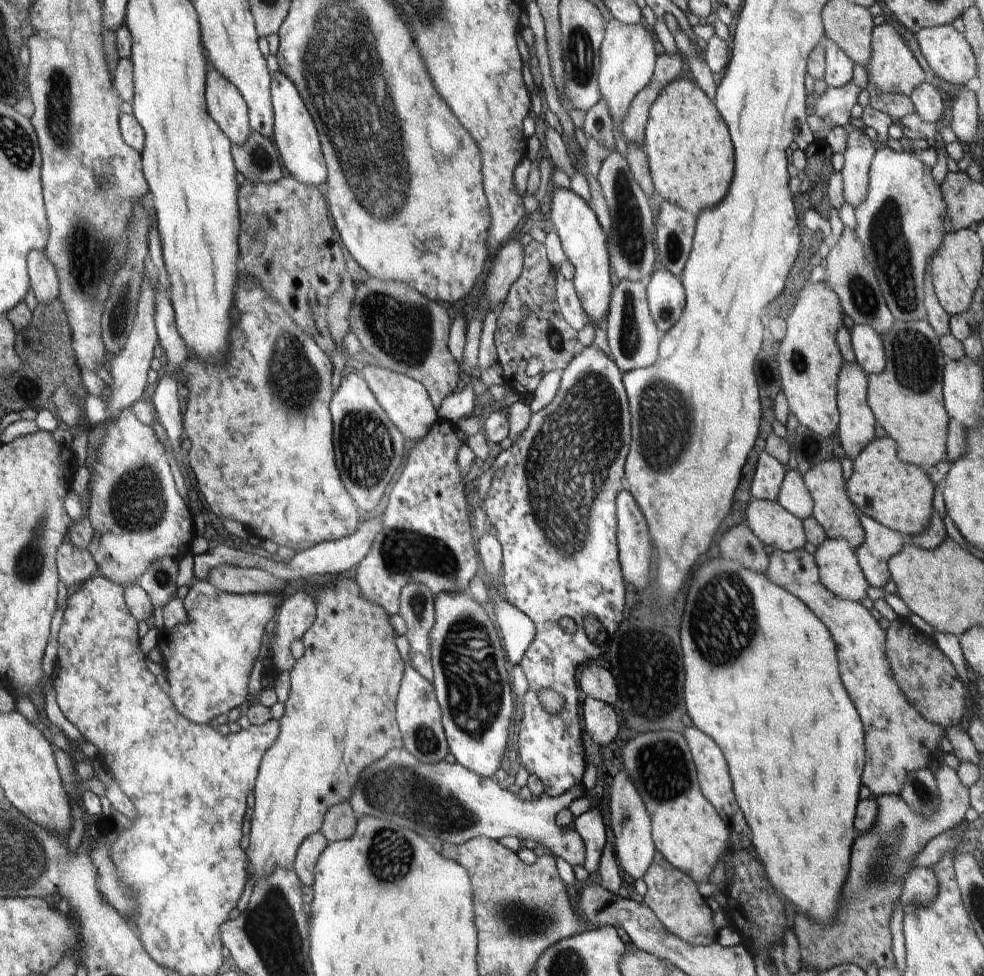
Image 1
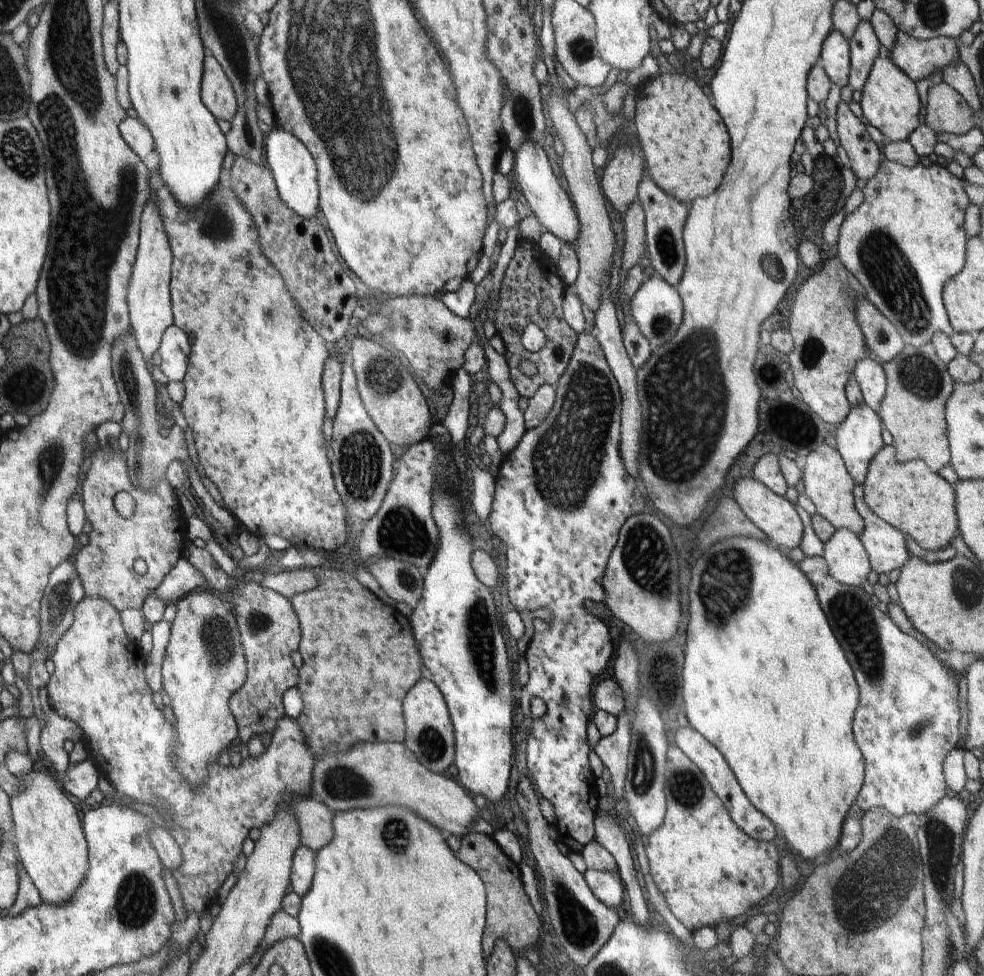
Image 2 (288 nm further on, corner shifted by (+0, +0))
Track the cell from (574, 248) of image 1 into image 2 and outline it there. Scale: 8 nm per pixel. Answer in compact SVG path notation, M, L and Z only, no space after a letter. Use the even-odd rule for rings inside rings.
M523 142L523 146L513 150L513 178L511 180L517 182L523 198L527 200L533 216L541 222L543 230L557 236L563 244L575 246L575 240L577 240L577 234L579 234L579 222L575 218L575 208L573 208L571 198L567 198L567 194L557 184L541 144Z

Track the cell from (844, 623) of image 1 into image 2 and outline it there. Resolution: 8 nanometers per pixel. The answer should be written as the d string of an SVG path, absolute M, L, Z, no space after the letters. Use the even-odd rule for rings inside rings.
M805 558L803 562L799 562L797 568L805 574L805 578L809 578L811 586L815 588L821 610L847 662L851 664L853 676L859 686L859 704L853 714L853 740L863 756L865 774L861 790L855 796L857 808L861 812L881 808L895 818L903 818L905 814L921 816L929 812L947 794L943 760L951 750L959 746L959 674L951 666L945 666L919 640L901 632L887 614L877 610L875 600L867 596L861 588L845 586L833 580L823 558Z

